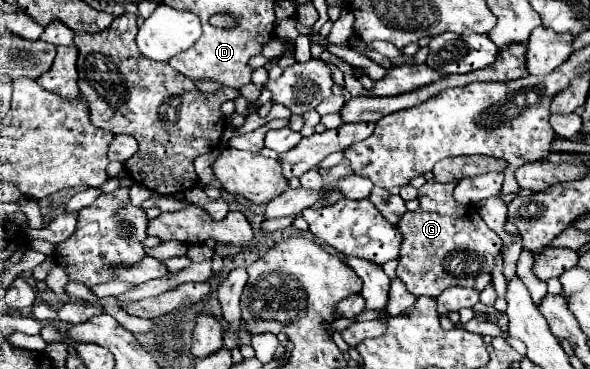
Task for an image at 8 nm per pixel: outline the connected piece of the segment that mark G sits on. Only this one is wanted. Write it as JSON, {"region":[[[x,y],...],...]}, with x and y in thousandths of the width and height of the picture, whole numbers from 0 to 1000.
{"region":[[[722,491],[708,512],[712,566],[702,577],[688,577],[675,610],[685,653],[678,664],[671,745],[705,805],[742,805],[756,778],[766,772],[803,778],[817,789],[834,762],[831,734],[837,718],[837,696],[851,669],[851,648],[820,604],[803,556],[783,556],[769,539],[766,518],[773,501],[776,491]]]}

